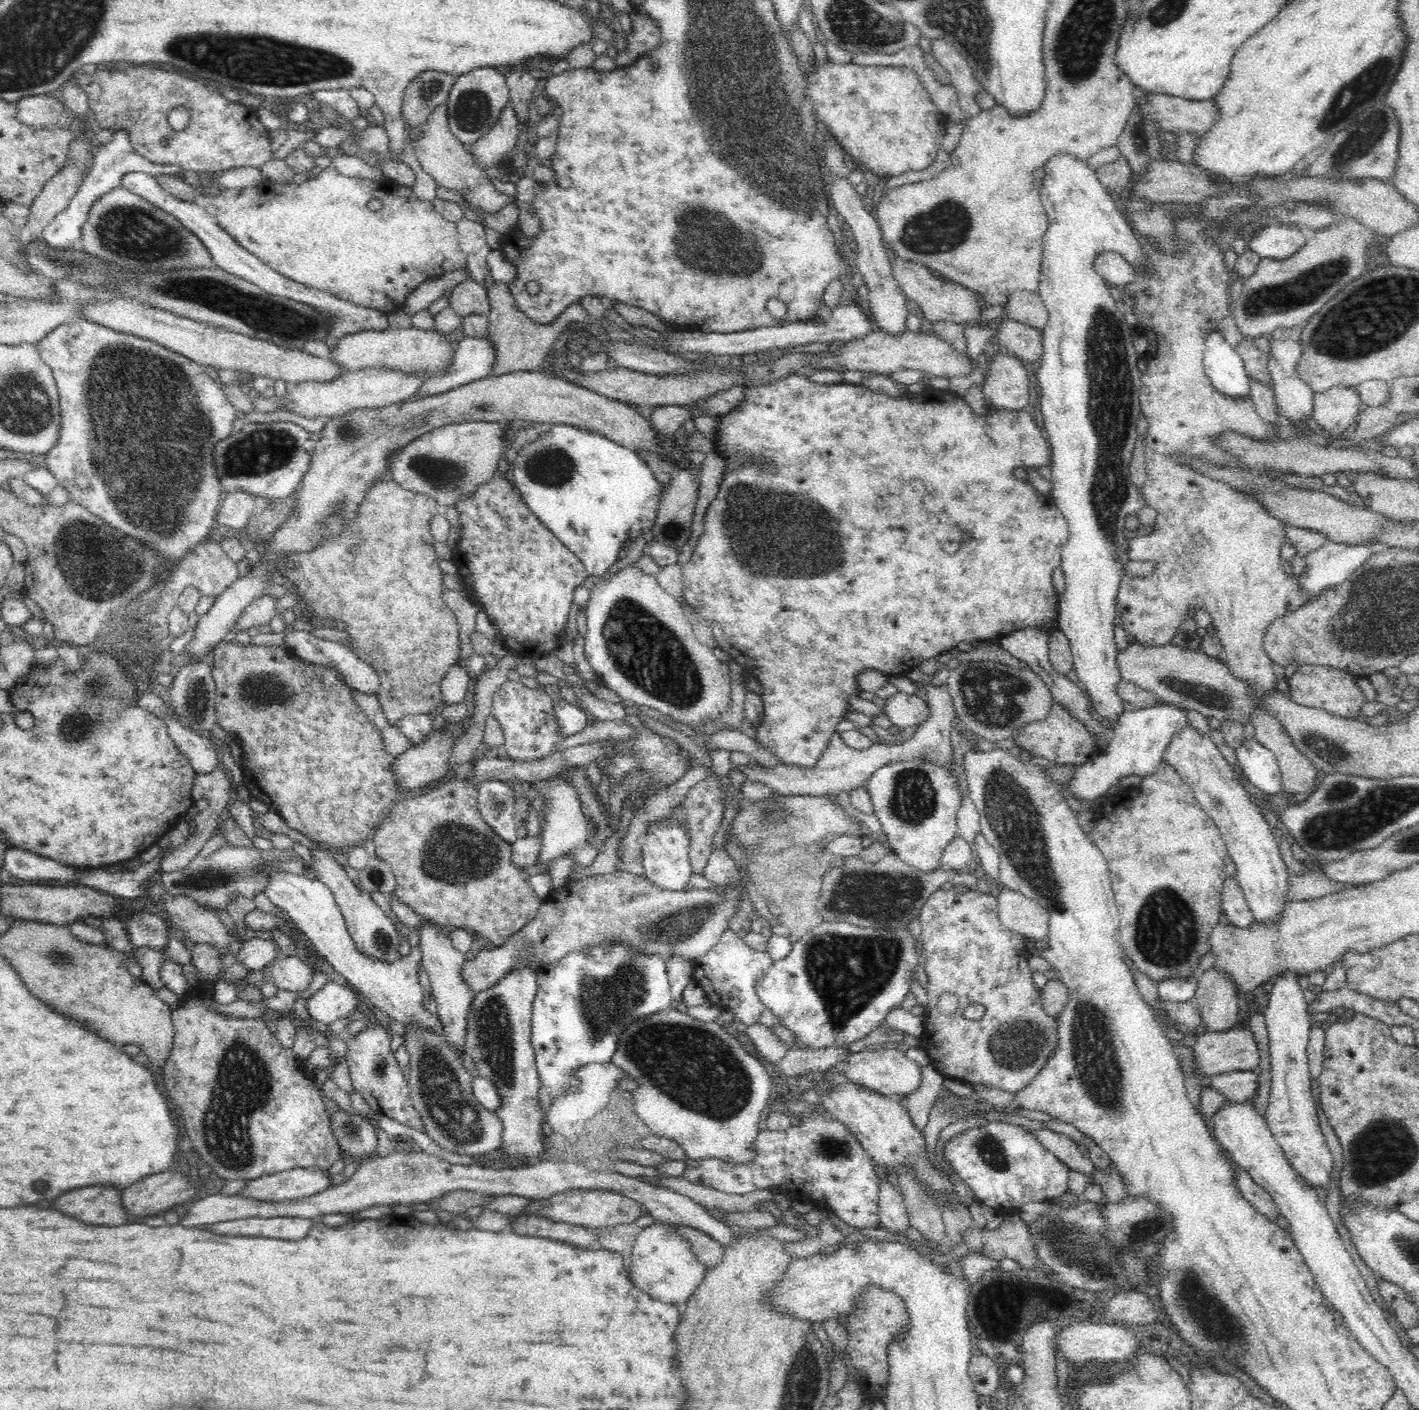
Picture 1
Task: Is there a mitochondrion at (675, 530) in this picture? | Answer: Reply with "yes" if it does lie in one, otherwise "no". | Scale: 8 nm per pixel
yes

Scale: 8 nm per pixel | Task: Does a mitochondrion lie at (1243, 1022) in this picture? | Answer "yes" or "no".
no

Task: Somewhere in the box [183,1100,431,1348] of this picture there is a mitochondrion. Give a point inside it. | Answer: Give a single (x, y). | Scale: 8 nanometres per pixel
(351, 1132)

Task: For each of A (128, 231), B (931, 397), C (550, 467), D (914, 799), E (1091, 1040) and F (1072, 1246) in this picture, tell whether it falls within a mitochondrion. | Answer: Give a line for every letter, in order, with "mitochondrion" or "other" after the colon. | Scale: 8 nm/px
A: mitochondrion
B: other
C: mitochondrion
D: mitochondrion
E: mitochondrion
F: mitochondrion

